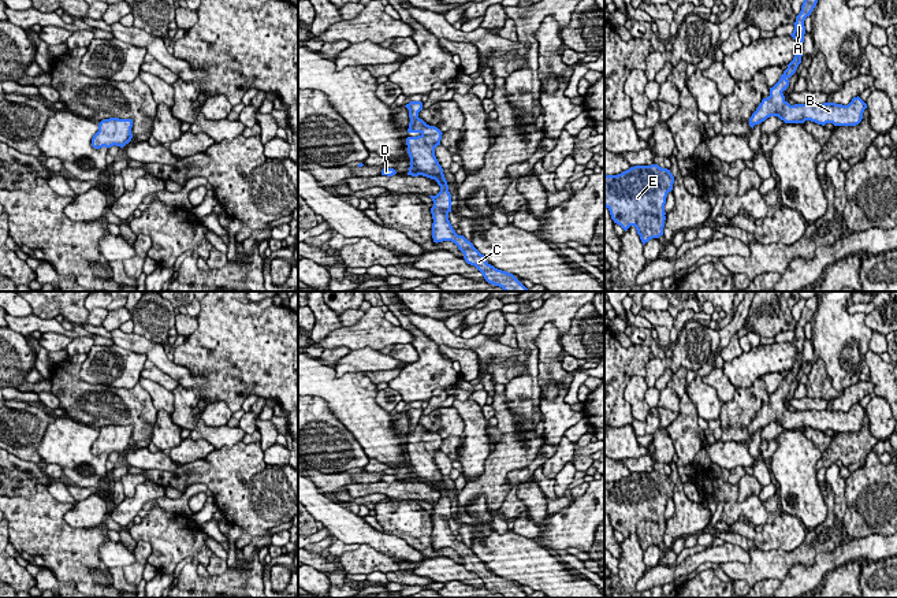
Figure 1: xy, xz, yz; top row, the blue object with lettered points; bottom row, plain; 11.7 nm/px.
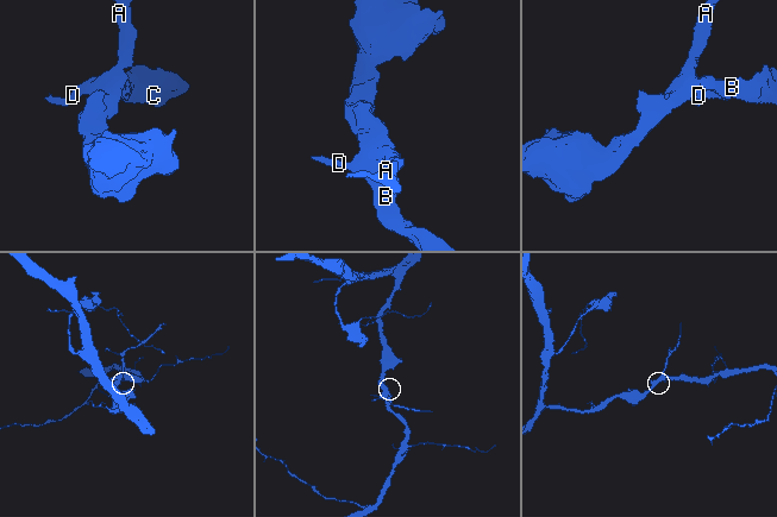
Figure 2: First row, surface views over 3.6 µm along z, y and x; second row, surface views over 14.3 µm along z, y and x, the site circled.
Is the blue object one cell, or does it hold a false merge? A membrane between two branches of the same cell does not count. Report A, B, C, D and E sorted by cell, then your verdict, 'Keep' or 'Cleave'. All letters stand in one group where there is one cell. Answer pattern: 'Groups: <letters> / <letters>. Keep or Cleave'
Groups: A B C D E. Keep

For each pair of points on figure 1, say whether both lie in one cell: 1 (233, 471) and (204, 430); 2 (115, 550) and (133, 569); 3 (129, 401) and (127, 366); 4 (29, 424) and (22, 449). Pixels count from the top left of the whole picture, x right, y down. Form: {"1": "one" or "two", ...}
{"1": "two", "2": "two", "3": "two", "4": "one"}

